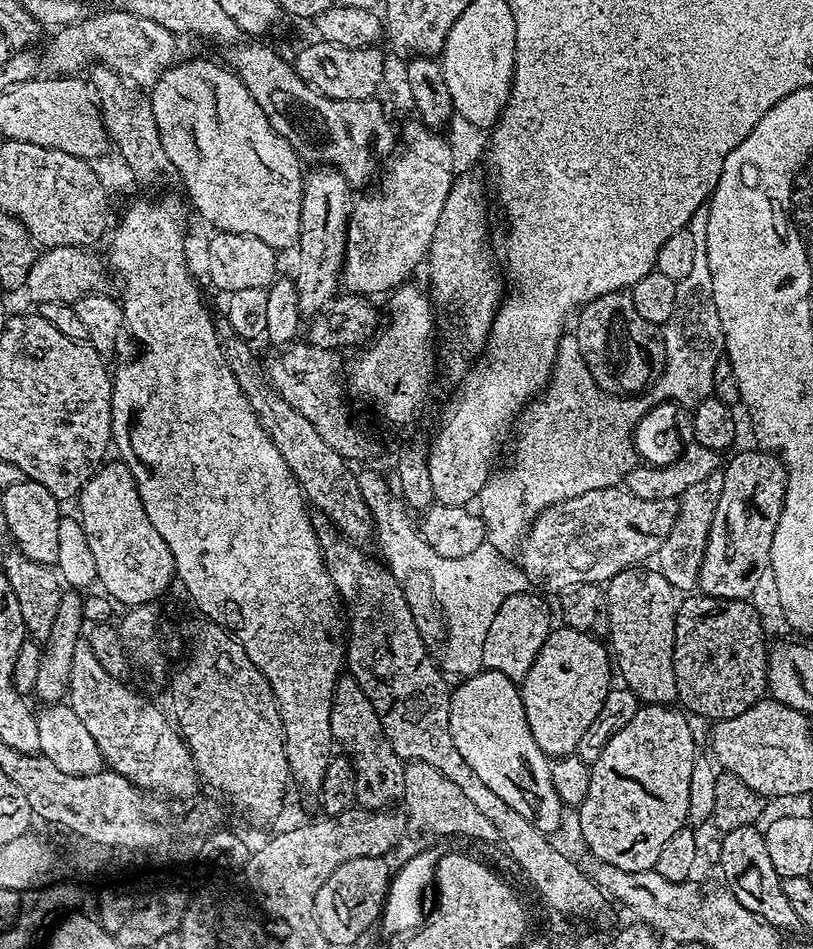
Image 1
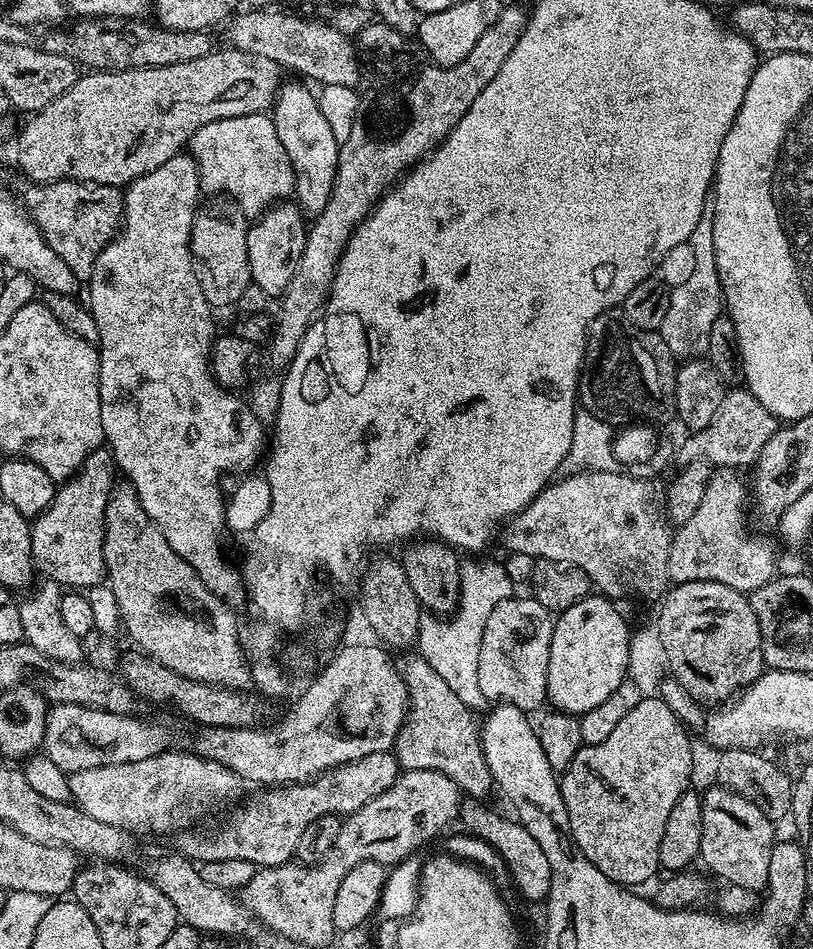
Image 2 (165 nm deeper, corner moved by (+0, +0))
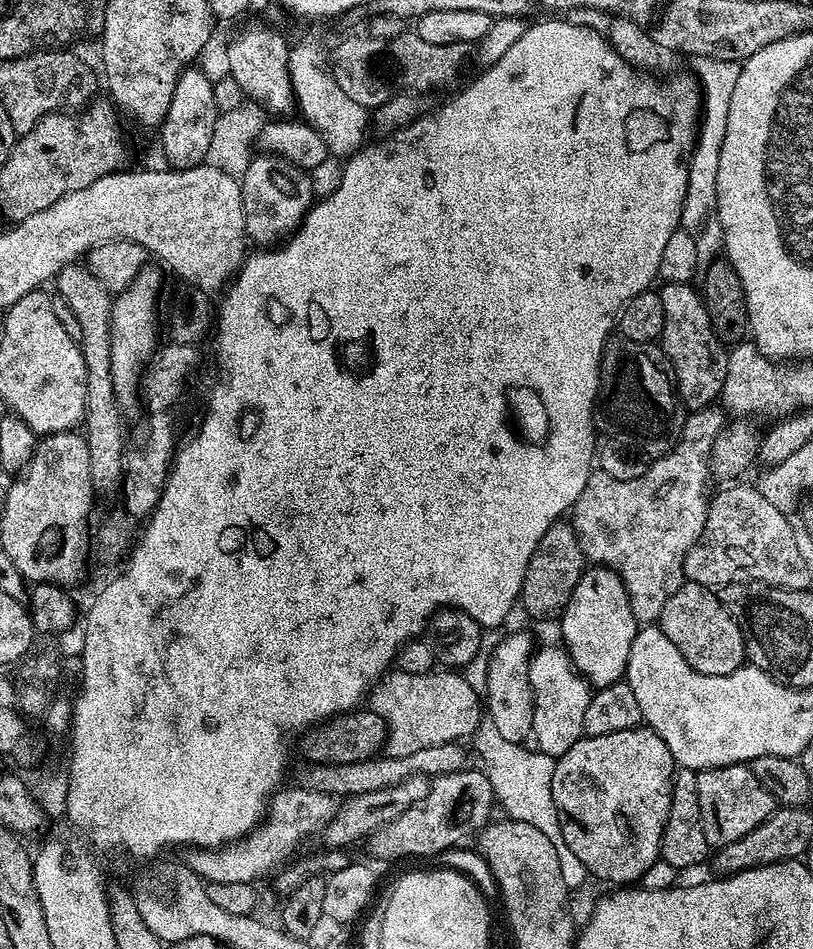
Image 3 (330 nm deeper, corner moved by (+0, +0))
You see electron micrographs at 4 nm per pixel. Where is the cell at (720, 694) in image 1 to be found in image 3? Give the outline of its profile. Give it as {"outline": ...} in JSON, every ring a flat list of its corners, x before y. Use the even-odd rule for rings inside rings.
{"outline":[[685,582,672,595,670,602,662,606,658,626,666,638,678,646,678,654,682,654,682,658,686,658,686,662,696,672,721,676,738,670,745,663,744,635,740,623,724,609,719,595,706,586]]}

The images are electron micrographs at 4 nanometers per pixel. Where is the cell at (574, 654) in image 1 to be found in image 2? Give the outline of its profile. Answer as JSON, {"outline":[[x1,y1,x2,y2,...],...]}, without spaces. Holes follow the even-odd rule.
{"outline":[[589,594,555,617,546,699,553,709,577,718,585,716,594,706,606,702,627,677,630,625,615,606,603,594]]}

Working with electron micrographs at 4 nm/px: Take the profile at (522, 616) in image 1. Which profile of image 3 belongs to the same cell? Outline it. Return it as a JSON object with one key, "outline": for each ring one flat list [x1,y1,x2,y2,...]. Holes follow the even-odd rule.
{"outline":[[516,632,506,637,488,659,486,710,502,738,514,743,523,743,532,733,533,690,529,682,529,662,533,651,531,638,524,632]]}

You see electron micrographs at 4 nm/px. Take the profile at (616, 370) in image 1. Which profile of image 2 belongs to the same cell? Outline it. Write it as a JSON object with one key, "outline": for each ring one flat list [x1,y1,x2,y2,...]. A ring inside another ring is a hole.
{"outline":[[613,310,598,314,588,327,588,345,584,351,584,366,578,385,578,400,583,411,599,416,613,426,650,424,660,426,663,420,672,420,676,414,677,357,666,346,659,331,639,328,624,316,623,311]]}

